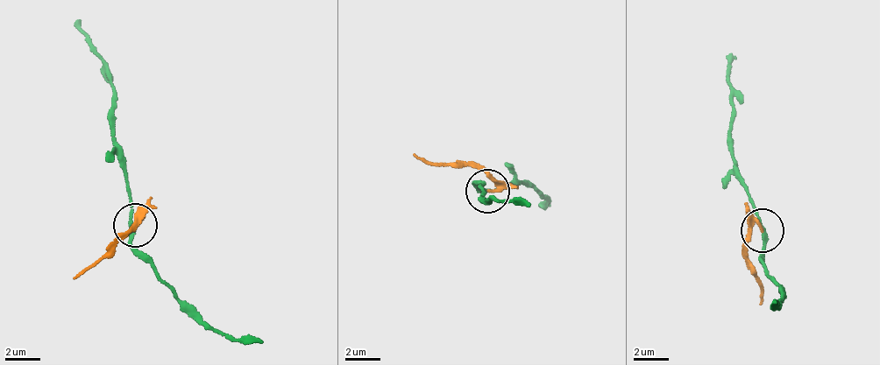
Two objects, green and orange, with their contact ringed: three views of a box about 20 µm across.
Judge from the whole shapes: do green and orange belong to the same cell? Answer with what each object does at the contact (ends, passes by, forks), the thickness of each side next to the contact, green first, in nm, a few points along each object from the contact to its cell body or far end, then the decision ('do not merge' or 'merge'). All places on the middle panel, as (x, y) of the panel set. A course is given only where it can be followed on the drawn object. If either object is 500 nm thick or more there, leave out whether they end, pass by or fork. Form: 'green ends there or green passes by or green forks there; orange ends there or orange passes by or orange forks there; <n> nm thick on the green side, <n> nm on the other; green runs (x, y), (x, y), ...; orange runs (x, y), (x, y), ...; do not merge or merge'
green passes by; orange passes by; 200 nm thick on the green side, 160 nm on the other; green runs (487, 193), (522, 181), (550, 199), (545, 207); orange runs (487, 193), (493, 185), (475, 167), (427, 164), (415, 155); do not merge

